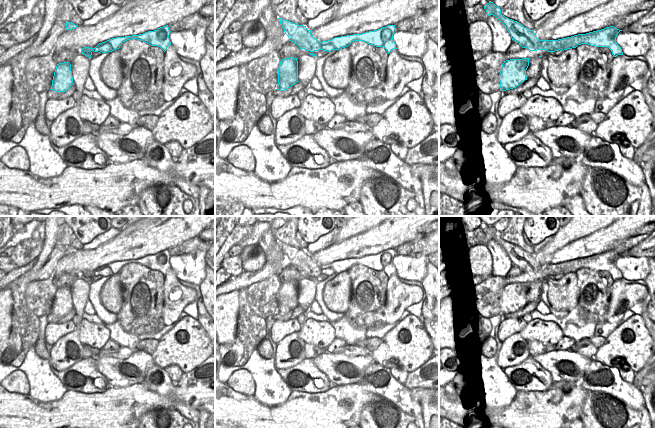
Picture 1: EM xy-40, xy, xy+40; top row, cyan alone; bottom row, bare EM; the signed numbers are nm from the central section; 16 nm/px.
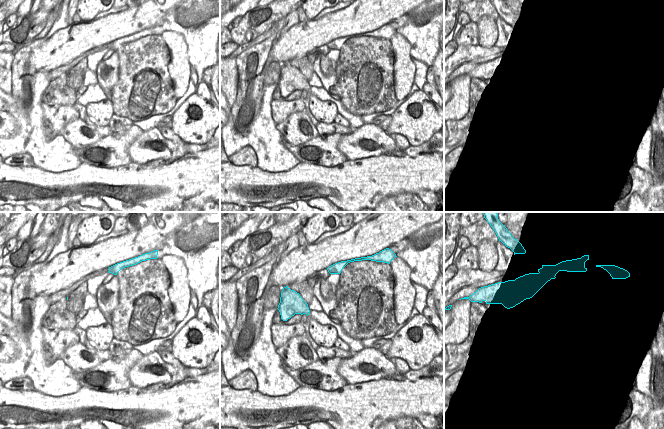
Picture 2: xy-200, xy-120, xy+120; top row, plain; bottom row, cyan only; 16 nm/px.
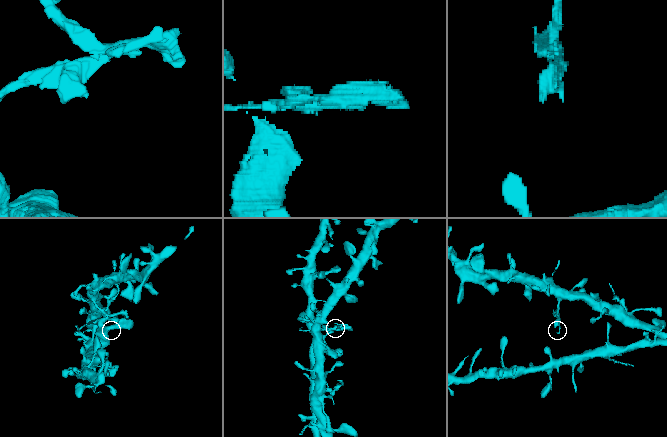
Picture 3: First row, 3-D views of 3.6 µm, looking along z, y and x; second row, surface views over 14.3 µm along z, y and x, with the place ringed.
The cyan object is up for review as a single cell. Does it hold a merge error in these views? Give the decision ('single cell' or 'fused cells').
fused cells

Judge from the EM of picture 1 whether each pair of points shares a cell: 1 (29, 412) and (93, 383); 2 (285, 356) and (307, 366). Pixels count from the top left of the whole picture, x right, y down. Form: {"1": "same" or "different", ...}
{"1": "different", "2": "different"}

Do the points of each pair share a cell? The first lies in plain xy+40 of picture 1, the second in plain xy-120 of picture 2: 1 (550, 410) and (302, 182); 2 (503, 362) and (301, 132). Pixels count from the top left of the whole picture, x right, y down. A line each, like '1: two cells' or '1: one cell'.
1: one cell
2: one cell

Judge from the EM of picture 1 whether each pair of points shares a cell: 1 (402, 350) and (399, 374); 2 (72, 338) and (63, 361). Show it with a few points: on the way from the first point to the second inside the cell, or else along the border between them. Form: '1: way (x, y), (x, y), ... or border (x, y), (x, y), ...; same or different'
1: border (390, 368), (404, 368), (408, 372); different
2: way (66, 341), (63, 355); same

